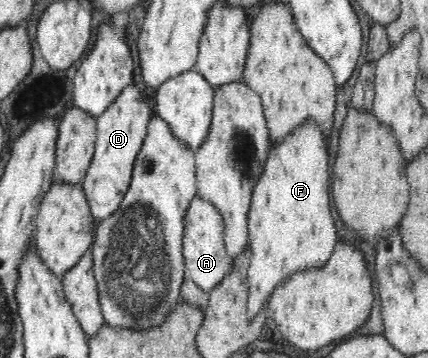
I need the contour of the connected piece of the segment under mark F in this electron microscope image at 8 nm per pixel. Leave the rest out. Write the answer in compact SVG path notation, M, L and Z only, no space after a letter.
M304 120L298 128L294 128L282 142L278 144L271 144L270 150L268 150L268 160L264 164L264 172L258 176L258 182L254 184L254 190L252 190L252 200L250 200L250 210L248 210L248 231L250 242L250 267L247 270L247 284L248 284L248 302L247 302L247 316L249 320L252 320L258 312L262 311L262 306L266 306L269 303L270 297L274 293L274 290L287 282L288 278L298 272L298 270L306 269L322 269L333 256L334 248L338 242L338 236L336 232L336 226L334 226L334 218L332 217L332 210L330 210L330 192L328 192L328 186L331 184L330 174L328 174L328 148L326 147L327 141L323 135L322 129L311 120Z

